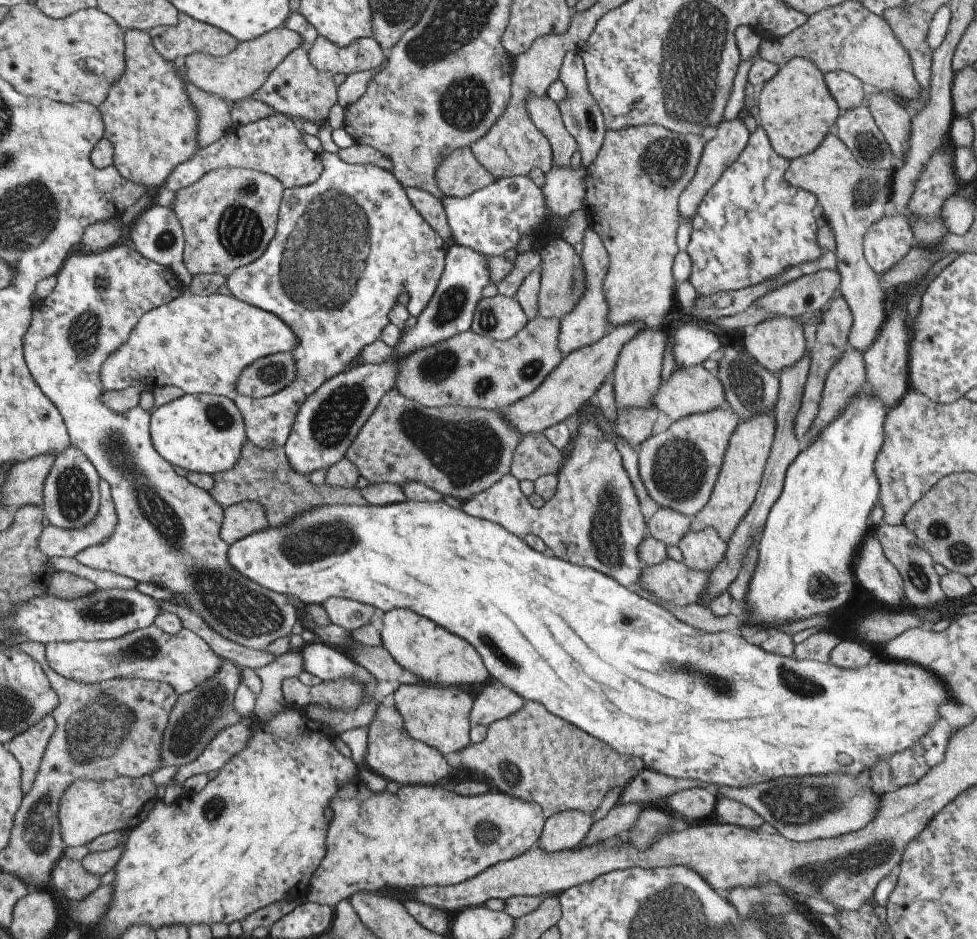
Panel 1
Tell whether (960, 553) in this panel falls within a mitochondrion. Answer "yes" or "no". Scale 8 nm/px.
yes

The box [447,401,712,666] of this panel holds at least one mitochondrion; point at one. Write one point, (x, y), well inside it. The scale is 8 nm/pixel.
(679, 469)

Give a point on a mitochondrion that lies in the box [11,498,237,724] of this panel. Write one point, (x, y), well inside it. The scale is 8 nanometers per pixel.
(107, 611)

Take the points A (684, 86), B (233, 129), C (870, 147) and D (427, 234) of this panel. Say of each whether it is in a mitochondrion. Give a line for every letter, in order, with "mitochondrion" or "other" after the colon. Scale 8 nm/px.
A: mitochondrion
B: other
C: mitochondrion
D: other

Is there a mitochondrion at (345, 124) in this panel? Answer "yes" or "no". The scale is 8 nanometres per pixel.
no

